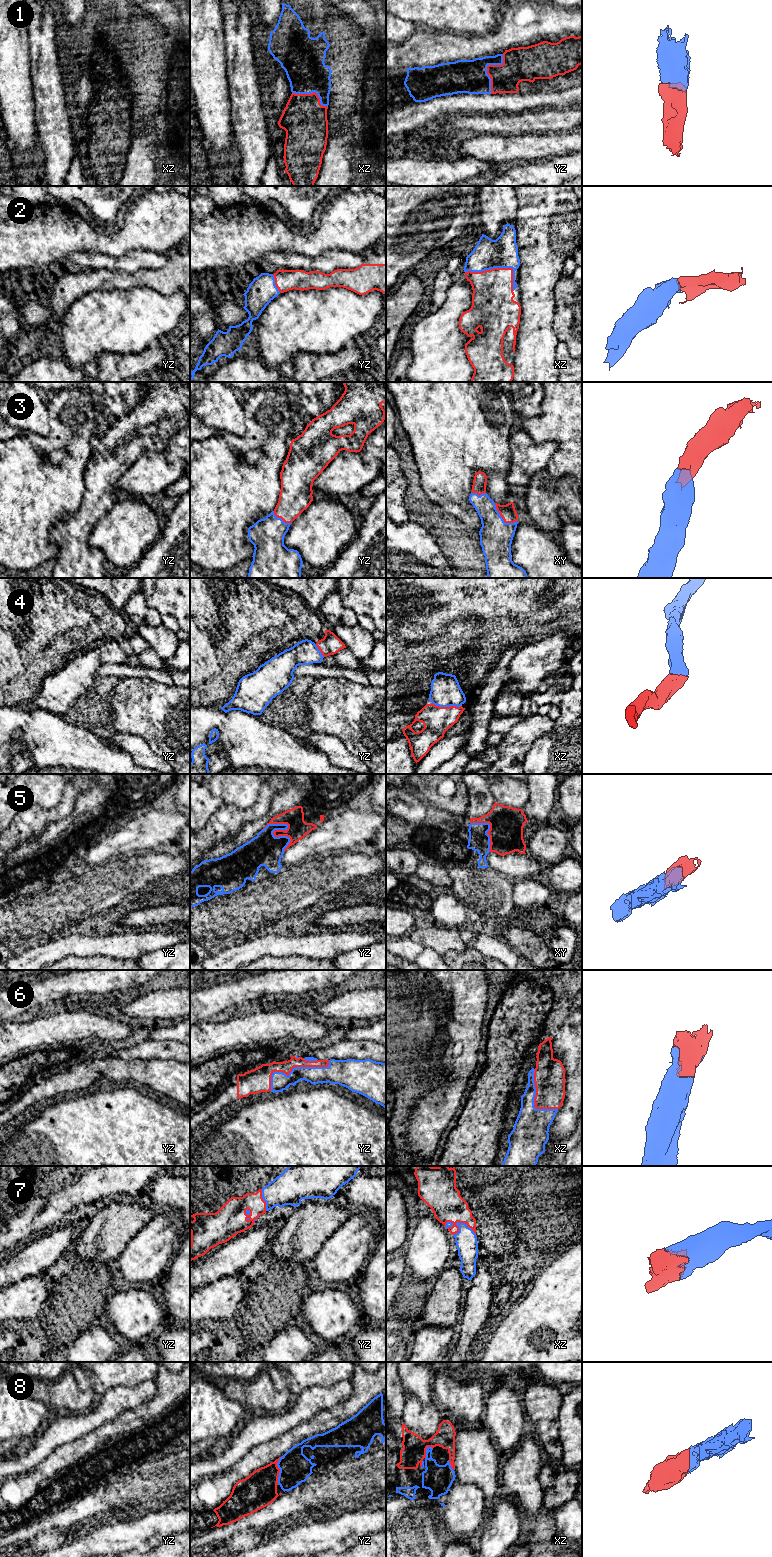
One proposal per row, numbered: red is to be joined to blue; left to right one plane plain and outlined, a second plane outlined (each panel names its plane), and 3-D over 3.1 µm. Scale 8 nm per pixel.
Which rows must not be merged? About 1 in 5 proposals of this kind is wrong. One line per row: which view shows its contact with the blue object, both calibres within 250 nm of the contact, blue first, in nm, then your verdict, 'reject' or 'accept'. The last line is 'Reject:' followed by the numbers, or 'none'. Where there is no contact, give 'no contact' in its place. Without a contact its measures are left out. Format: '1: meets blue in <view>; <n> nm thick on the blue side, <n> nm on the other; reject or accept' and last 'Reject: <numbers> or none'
1: meets blue in yz; 280 nm thick on the blue side, 240 nm on the other; accept
2: meets blue in xz; 240 nm thick on the blue side, 320 nm on the other; accept
3: meets blue in xy; 260 nm thick on the blue side, 120 nm on the other; accept
4: meets blue in xz; 240 nm thick on the blue side, 220 nm on the other; accept
5: meets blue in yz; 260 nm thick on the blue side, 160 nm on the other; accept
6: meets blue in yz; 150 nm thick on the blue side, 120 nm on the other; accept
7: meets blue in xz; 180 nm thick on the blue side, 260 nm on the other; accept
8: meets blue in yz; 260 nm thick on the blue side, 280 nm on the other; accept
Reject: none

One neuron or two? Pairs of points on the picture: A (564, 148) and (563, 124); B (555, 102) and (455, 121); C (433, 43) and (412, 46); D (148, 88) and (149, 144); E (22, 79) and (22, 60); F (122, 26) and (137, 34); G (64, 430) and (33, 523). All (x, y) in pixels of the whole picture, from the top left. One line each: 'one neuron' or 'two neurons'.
A: two neurons
B: two neurons
C: one neuron
D: two neurons
E: one neuron
F: two neurons
G: one neuron

